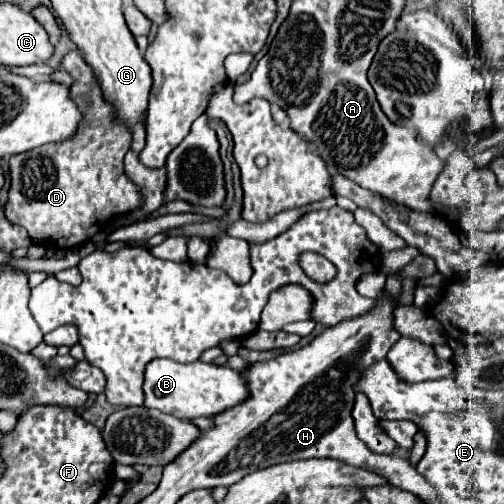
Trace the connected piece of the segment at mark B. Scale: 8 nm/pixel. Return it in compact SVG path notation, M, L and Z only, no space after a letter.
M155 359L145 367L145 407L159 409L163 413L175 415L179 419L193 417L213 417L249 397L249 389L241 373L231 367L219 367L213 363L177 363L171 359Z

